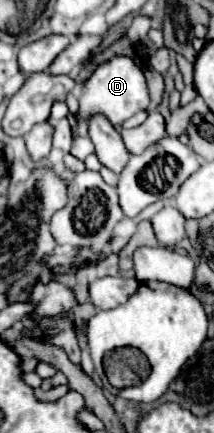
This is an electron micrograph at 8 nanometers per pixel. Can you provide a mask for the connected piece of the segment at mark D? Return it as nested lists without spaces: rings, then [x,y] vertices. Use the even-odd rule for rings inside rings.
[[[117,56],[101,64],[89,78],[87,92],[79,100],[79,116],[87,120],[93,114],[105,114],[111,120],[111,124],[121,124],[127,118],[131,118],[137,110],[143,110],[147,106],[149,106],[149,92],[143,72],[131,62],[131,58]]]

